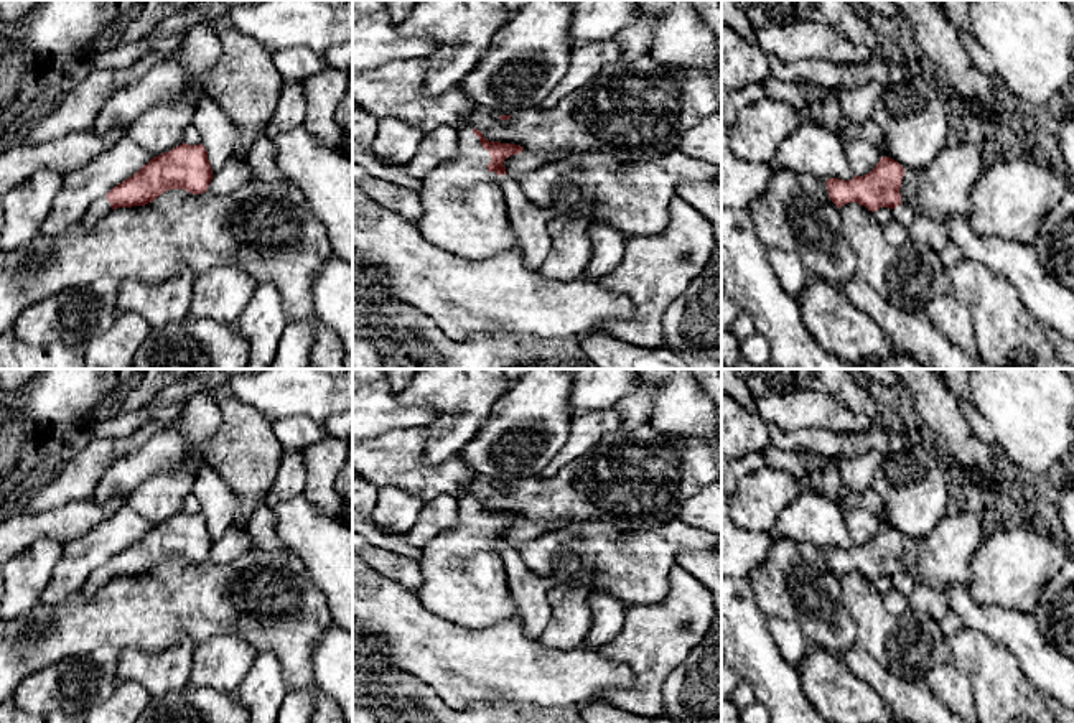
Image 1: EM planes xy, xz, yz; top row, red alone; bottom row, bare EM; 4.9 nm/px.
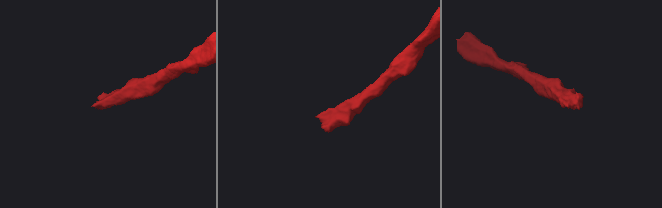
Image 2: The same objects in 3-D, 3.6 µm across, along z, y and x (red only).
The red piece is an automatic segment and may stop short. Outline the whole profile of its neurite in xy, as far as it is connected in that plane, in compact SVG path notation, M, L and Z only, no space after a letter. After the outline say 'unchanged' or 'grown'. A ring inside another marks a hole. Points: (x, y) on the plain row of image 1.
M181 512L153 525L135 543L94 570L79 593L94 596L114 578L145 575L168 558L184 558L191 563L206 562L211 548L212 539L206 517L201 512Z | grown

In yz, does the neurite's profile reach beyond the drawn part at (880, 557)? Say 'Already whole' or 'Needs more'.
Needs more

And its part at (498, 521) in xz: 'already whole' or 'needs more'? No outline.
needs more

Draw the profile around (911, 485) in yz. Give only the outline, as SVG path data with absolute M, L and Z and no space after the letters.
M909 420L904 436L906 446L881 461L868 487L881 499L881 525L893 527L904 539L921 539L947 514L950 496L944 458L922 427Z

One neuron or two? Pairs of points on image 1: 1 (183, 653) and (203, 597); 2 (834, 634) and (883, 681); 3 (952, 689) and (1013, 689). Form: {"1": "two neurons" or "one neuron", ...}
{"1": "two neurons", "2": "two neurons", "3": "two neurons"}

